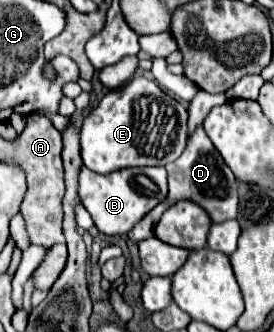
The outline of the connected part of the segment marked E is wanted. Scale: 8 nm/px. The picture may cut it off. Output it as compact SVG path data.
M135 77L121 89L109 91L83 119L79 131L81 159L95 173L173 163L187 147L187 117L187 109L177 99L163 93L155 81Z

